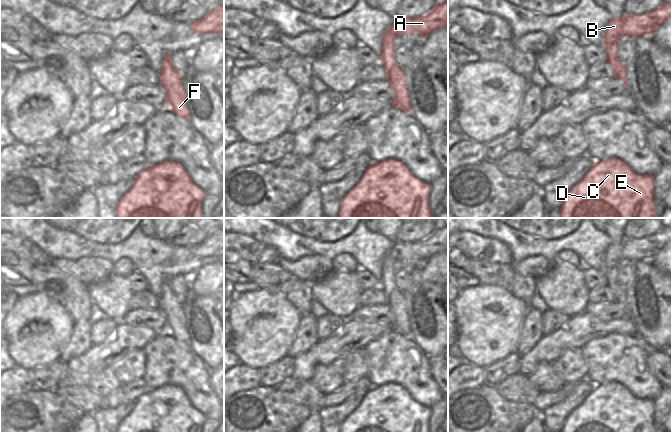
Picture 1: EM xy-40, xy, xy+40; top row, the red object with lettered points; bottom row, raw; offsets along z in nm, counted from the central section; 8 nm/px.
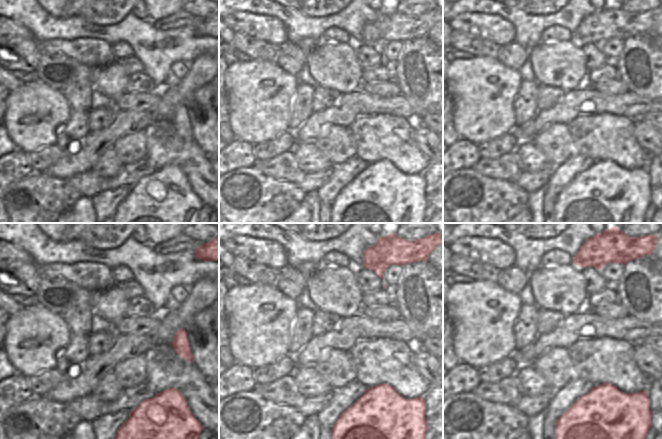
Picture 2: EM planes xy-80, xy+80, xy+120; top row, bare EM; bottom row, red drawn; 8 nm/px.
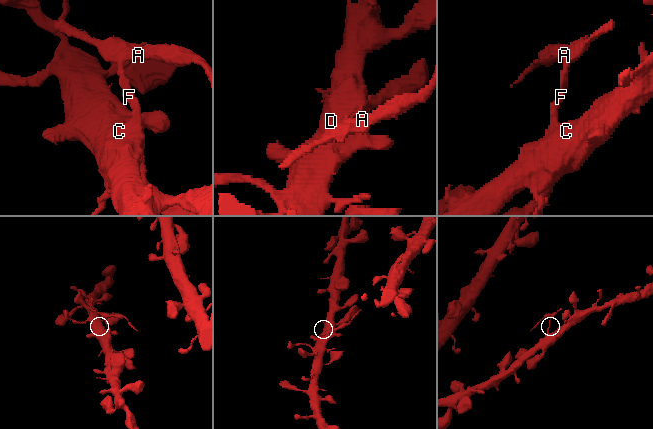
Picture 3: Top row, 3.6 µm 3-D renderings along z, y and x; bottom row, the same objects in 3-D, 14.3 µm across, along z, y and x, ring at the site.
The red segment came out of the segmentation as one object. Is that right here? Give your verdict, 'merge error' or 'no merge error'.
merge error

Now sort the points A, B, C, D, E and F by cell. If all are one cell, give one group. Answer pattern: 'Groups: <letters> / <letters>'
Groups: A B / C D E F.

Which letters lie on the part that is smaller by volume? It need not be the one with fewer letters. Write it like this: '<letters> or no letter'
A, B

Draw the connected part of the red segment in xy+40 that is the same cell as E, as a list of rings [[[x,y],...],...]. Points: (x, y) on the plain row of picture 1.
[[[619,382],[599,384],[568,415],[560,432],[655,432],[654,400],[637,398]]]

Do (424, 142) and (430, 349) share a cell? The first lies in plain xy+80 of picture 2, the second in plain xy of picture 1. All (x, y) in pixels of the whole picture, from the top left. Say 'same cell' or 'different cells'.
different cells

